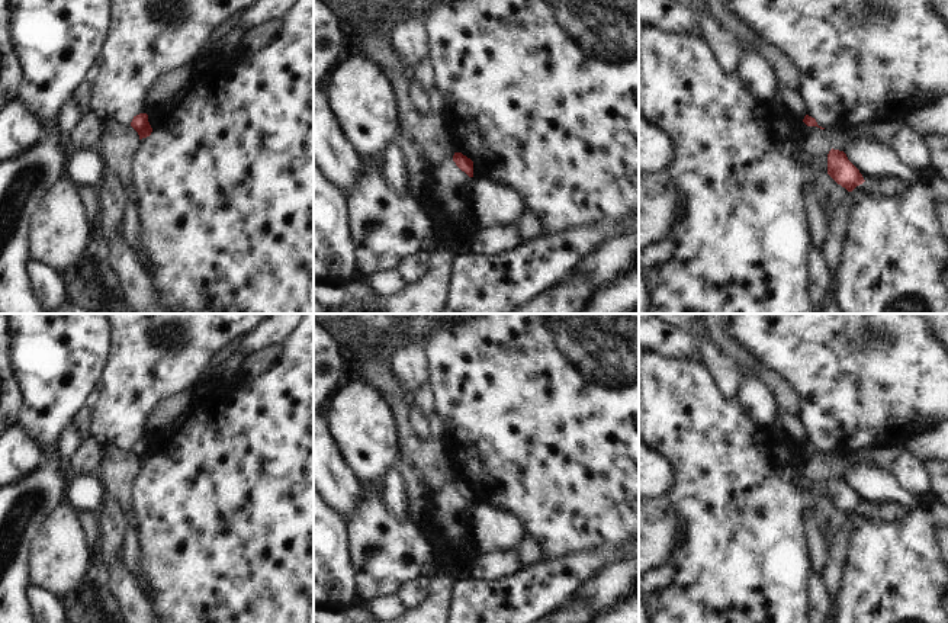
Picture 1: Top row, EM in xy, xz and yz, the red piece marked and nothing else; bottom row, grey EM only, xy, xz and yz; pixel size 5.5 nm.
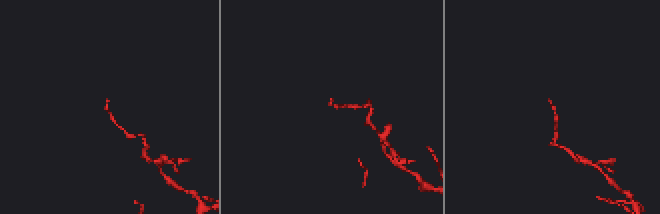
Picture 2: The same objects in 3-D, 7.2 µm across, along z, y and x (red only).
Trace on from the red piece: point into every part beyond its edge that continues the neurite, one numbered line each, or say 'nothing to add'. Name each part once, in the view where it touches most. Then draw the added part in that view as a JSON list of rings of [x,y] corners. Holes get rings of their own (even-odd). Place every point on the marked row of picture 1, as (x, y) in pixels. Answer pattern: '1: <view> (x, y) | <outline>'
nothing to add

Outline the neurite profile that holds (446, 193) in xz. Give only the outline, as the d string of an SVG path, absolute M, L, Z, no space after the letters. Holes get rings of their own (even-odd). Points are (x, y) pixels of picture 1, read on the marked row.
M417 148L424 164L424 186L420 203L434 218L433 241L427 251L444 248L460 256L469 253L469 247L478 232L472 215L470 183L453 158L441 164L430 163Z

